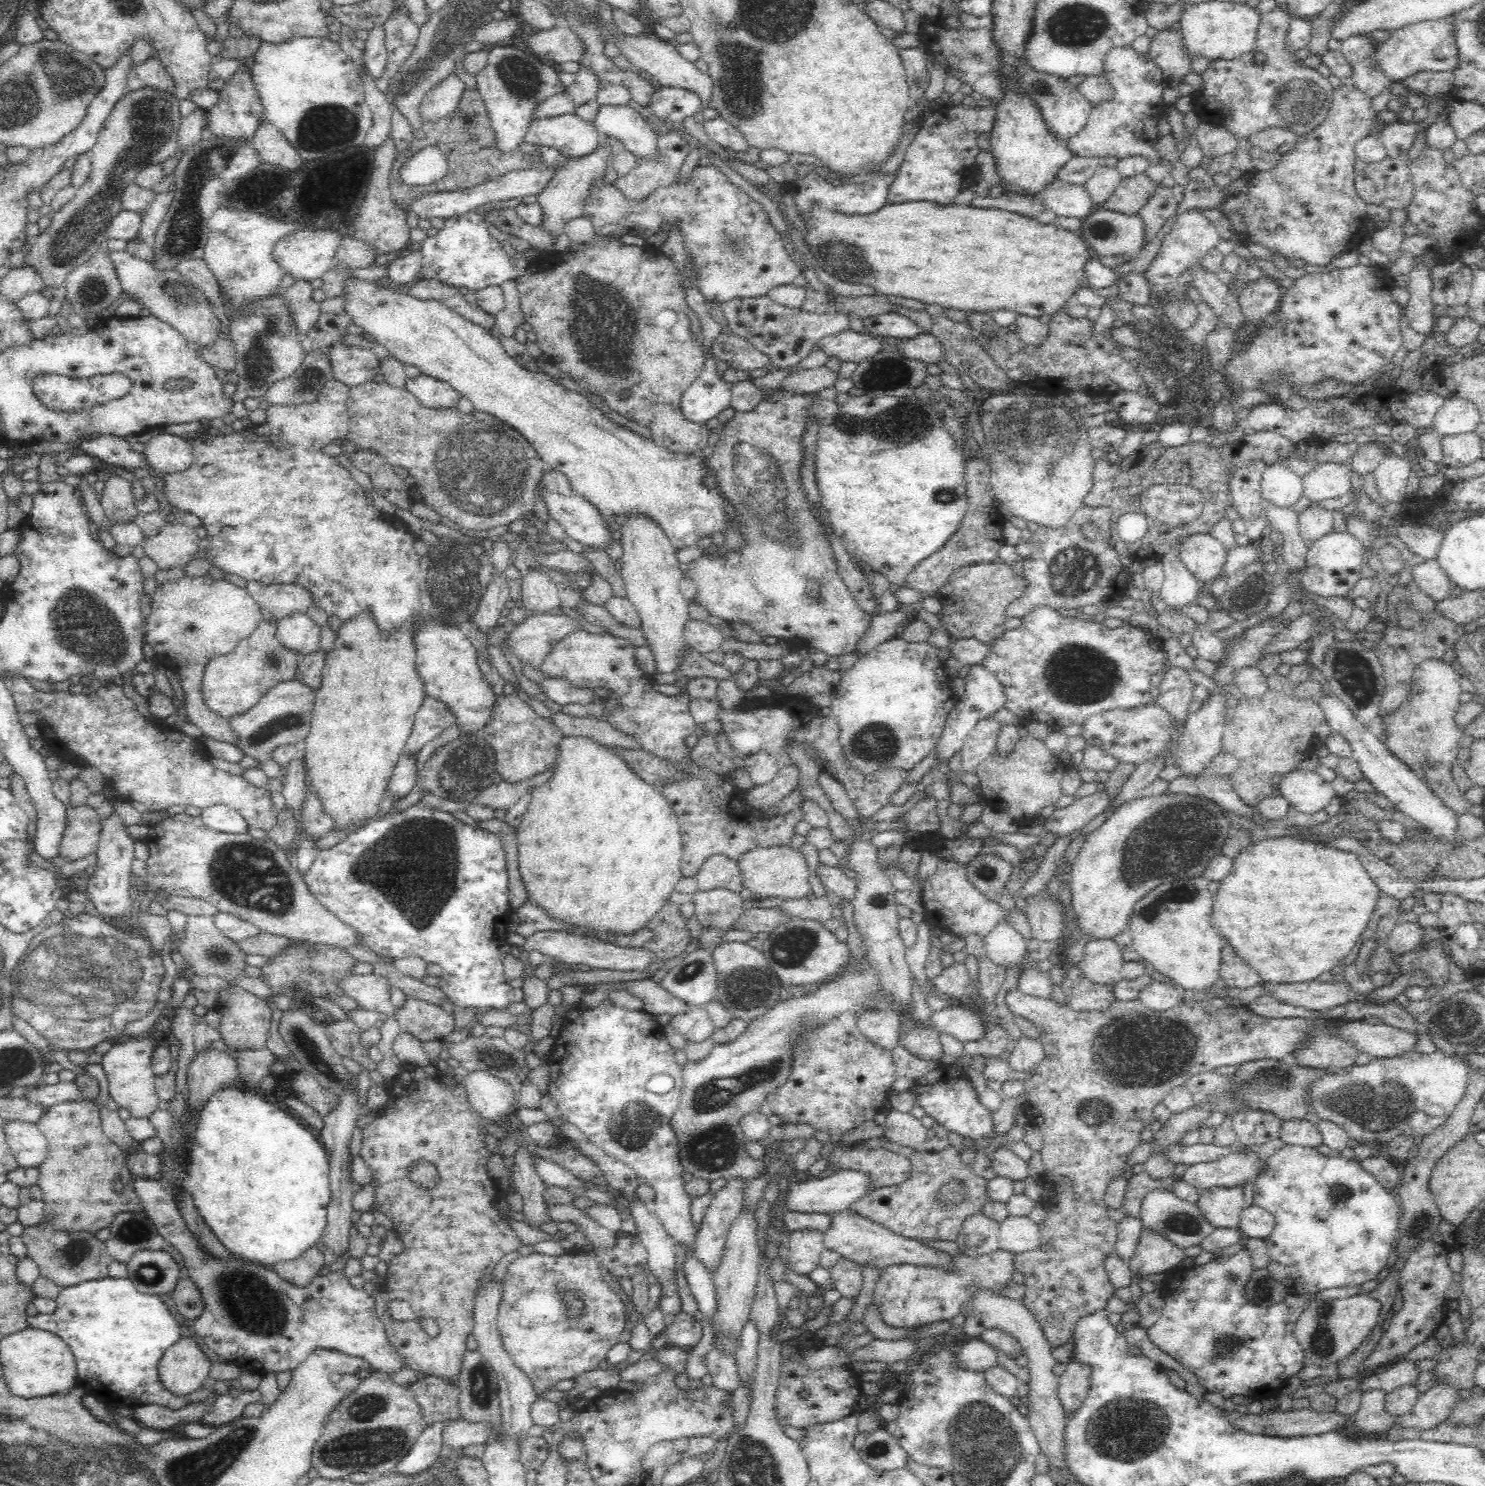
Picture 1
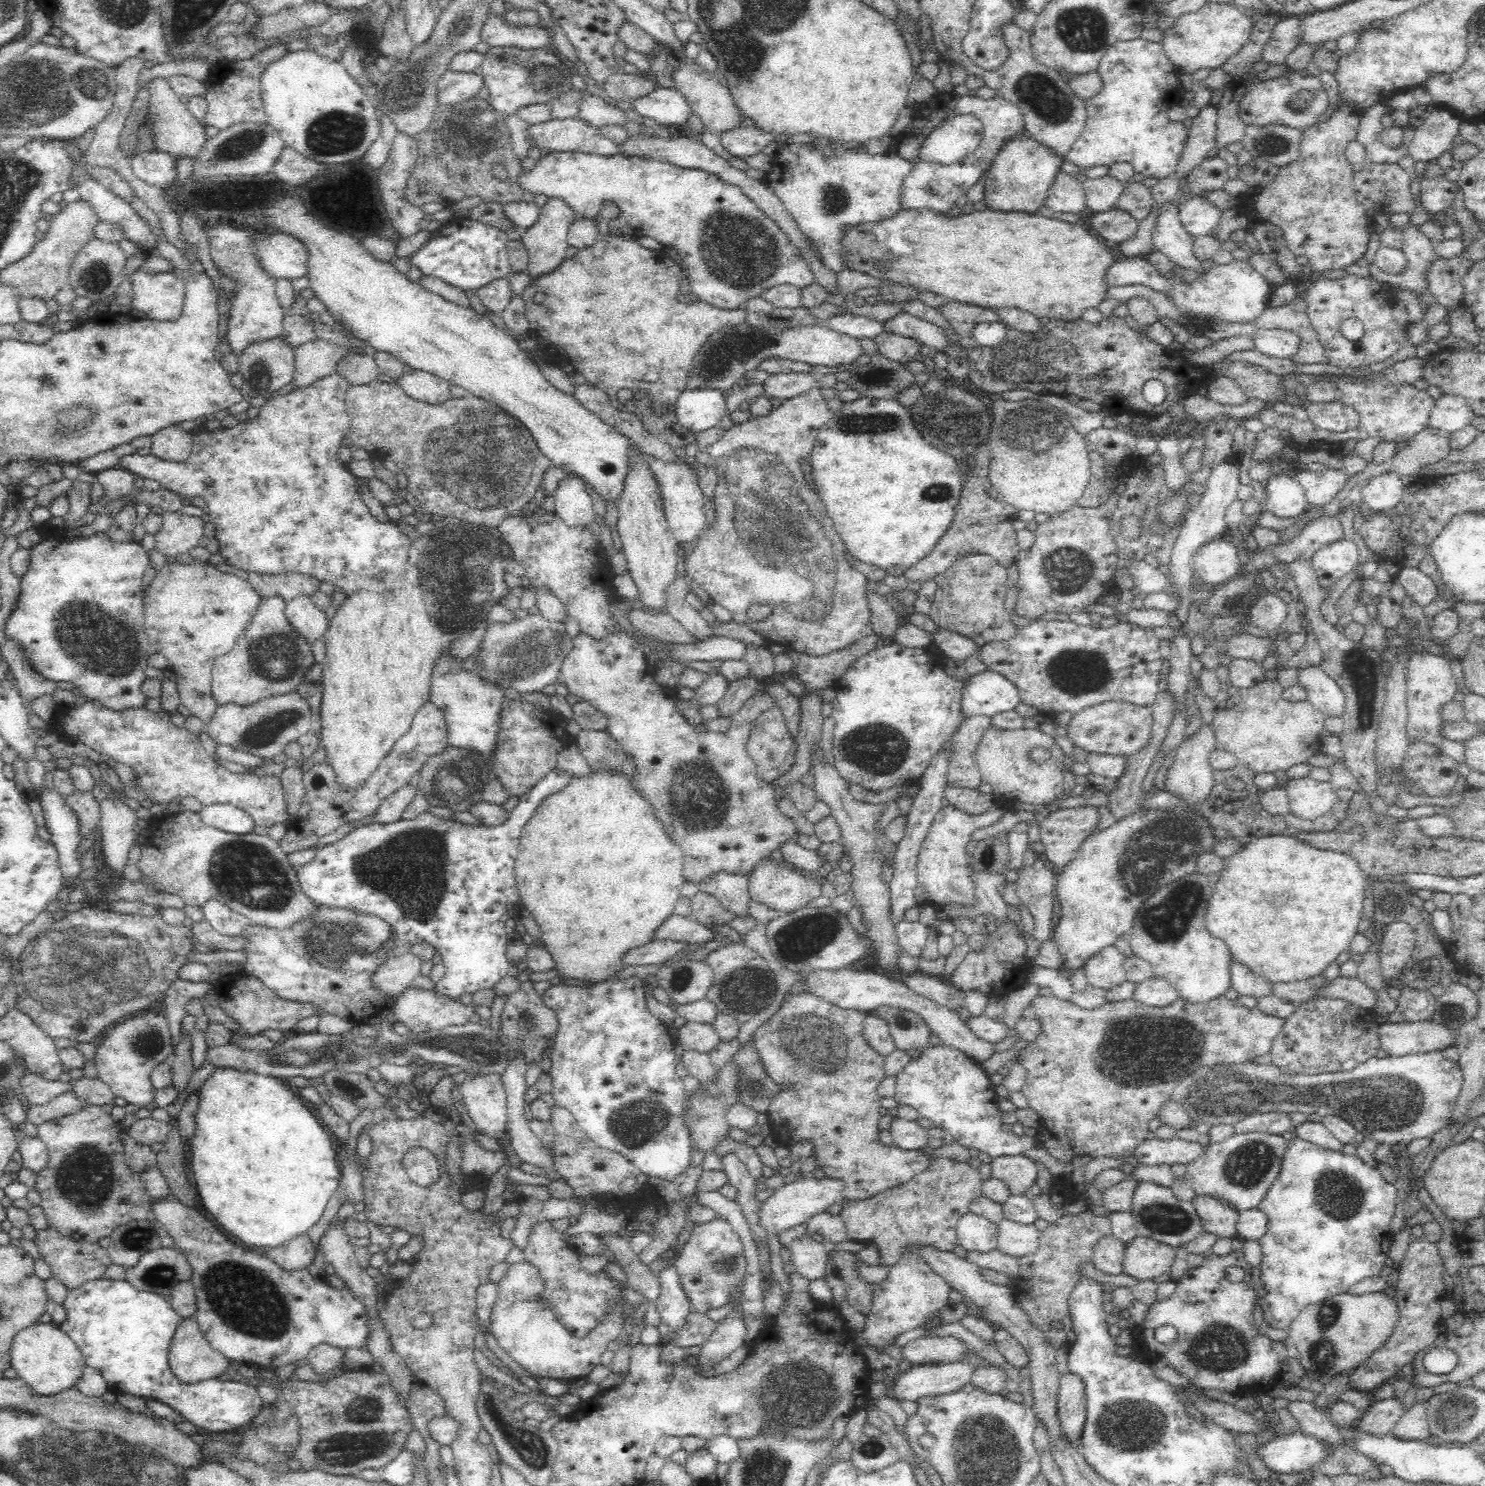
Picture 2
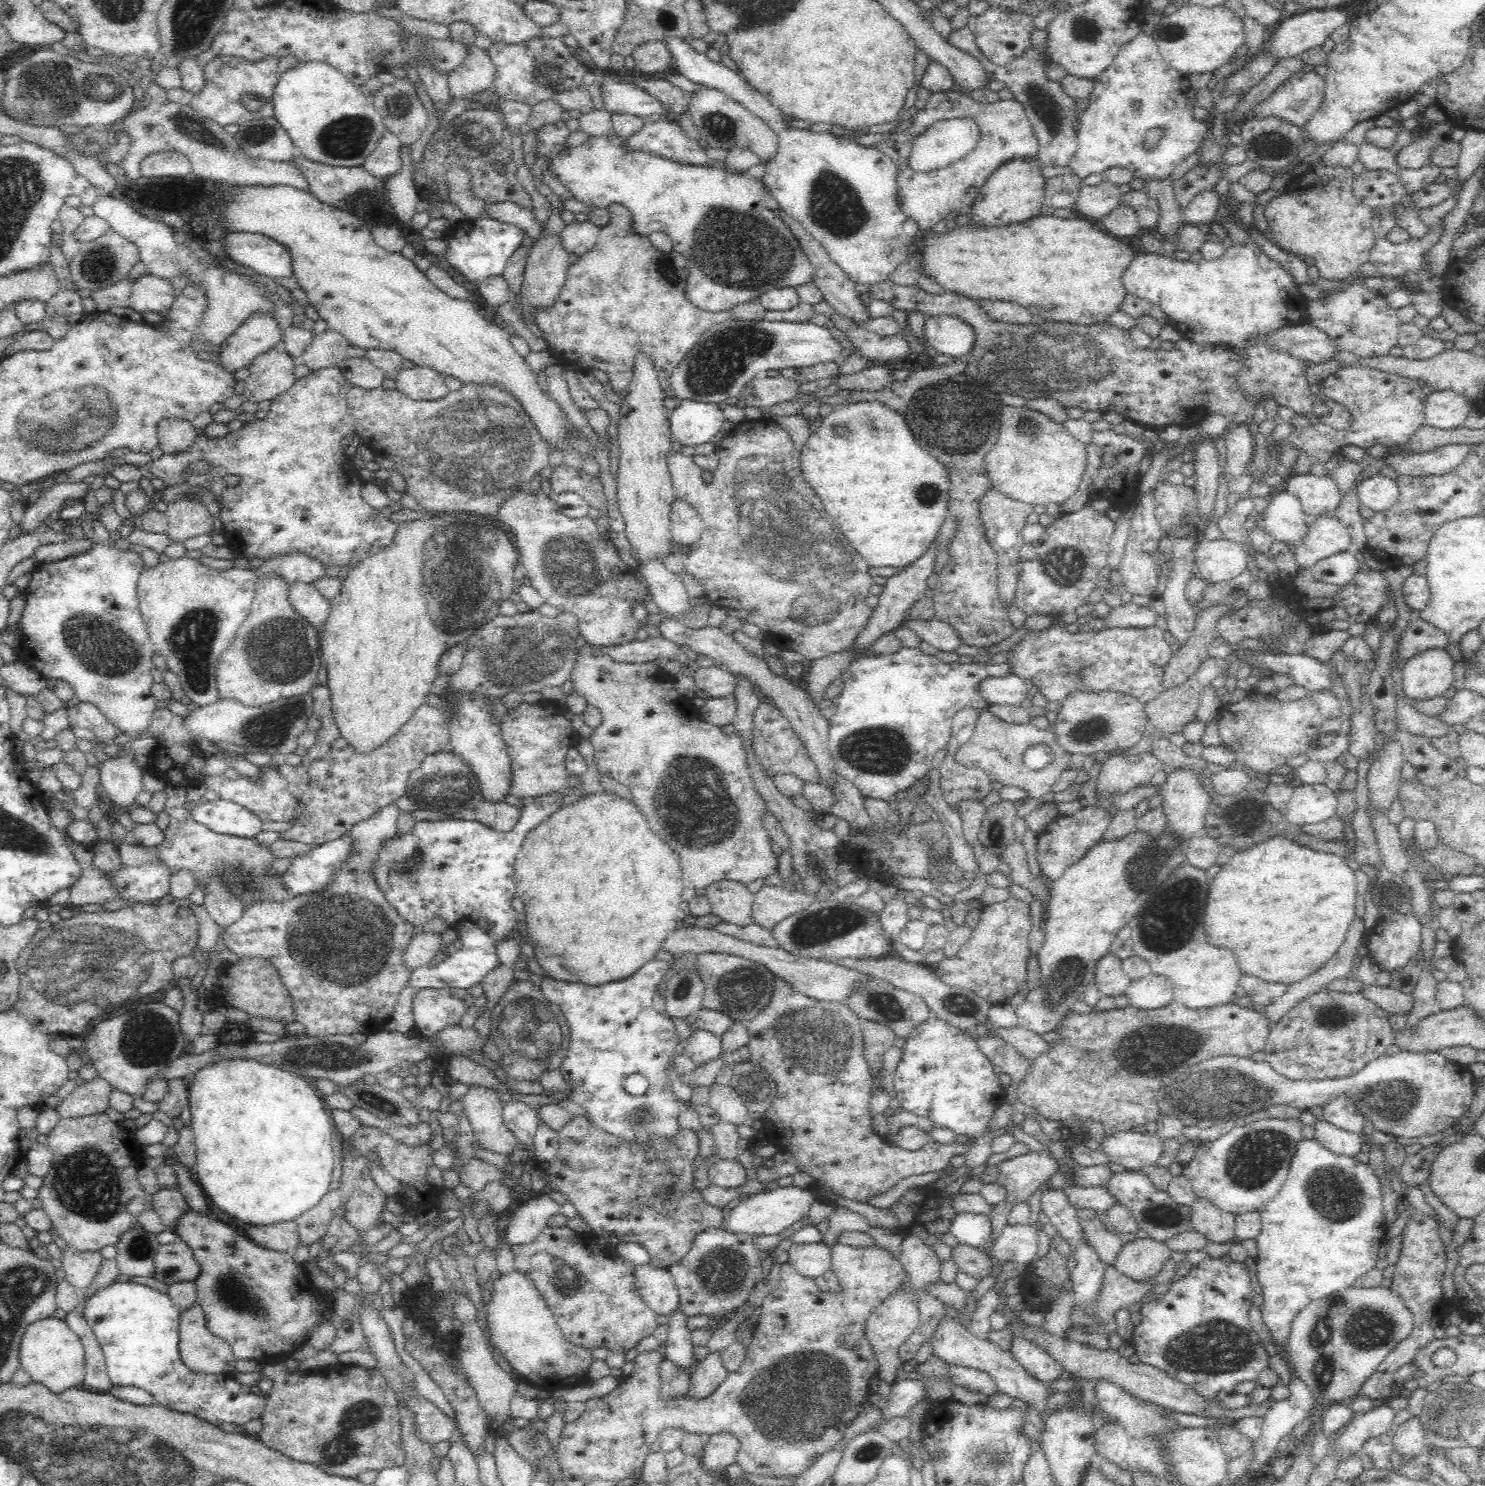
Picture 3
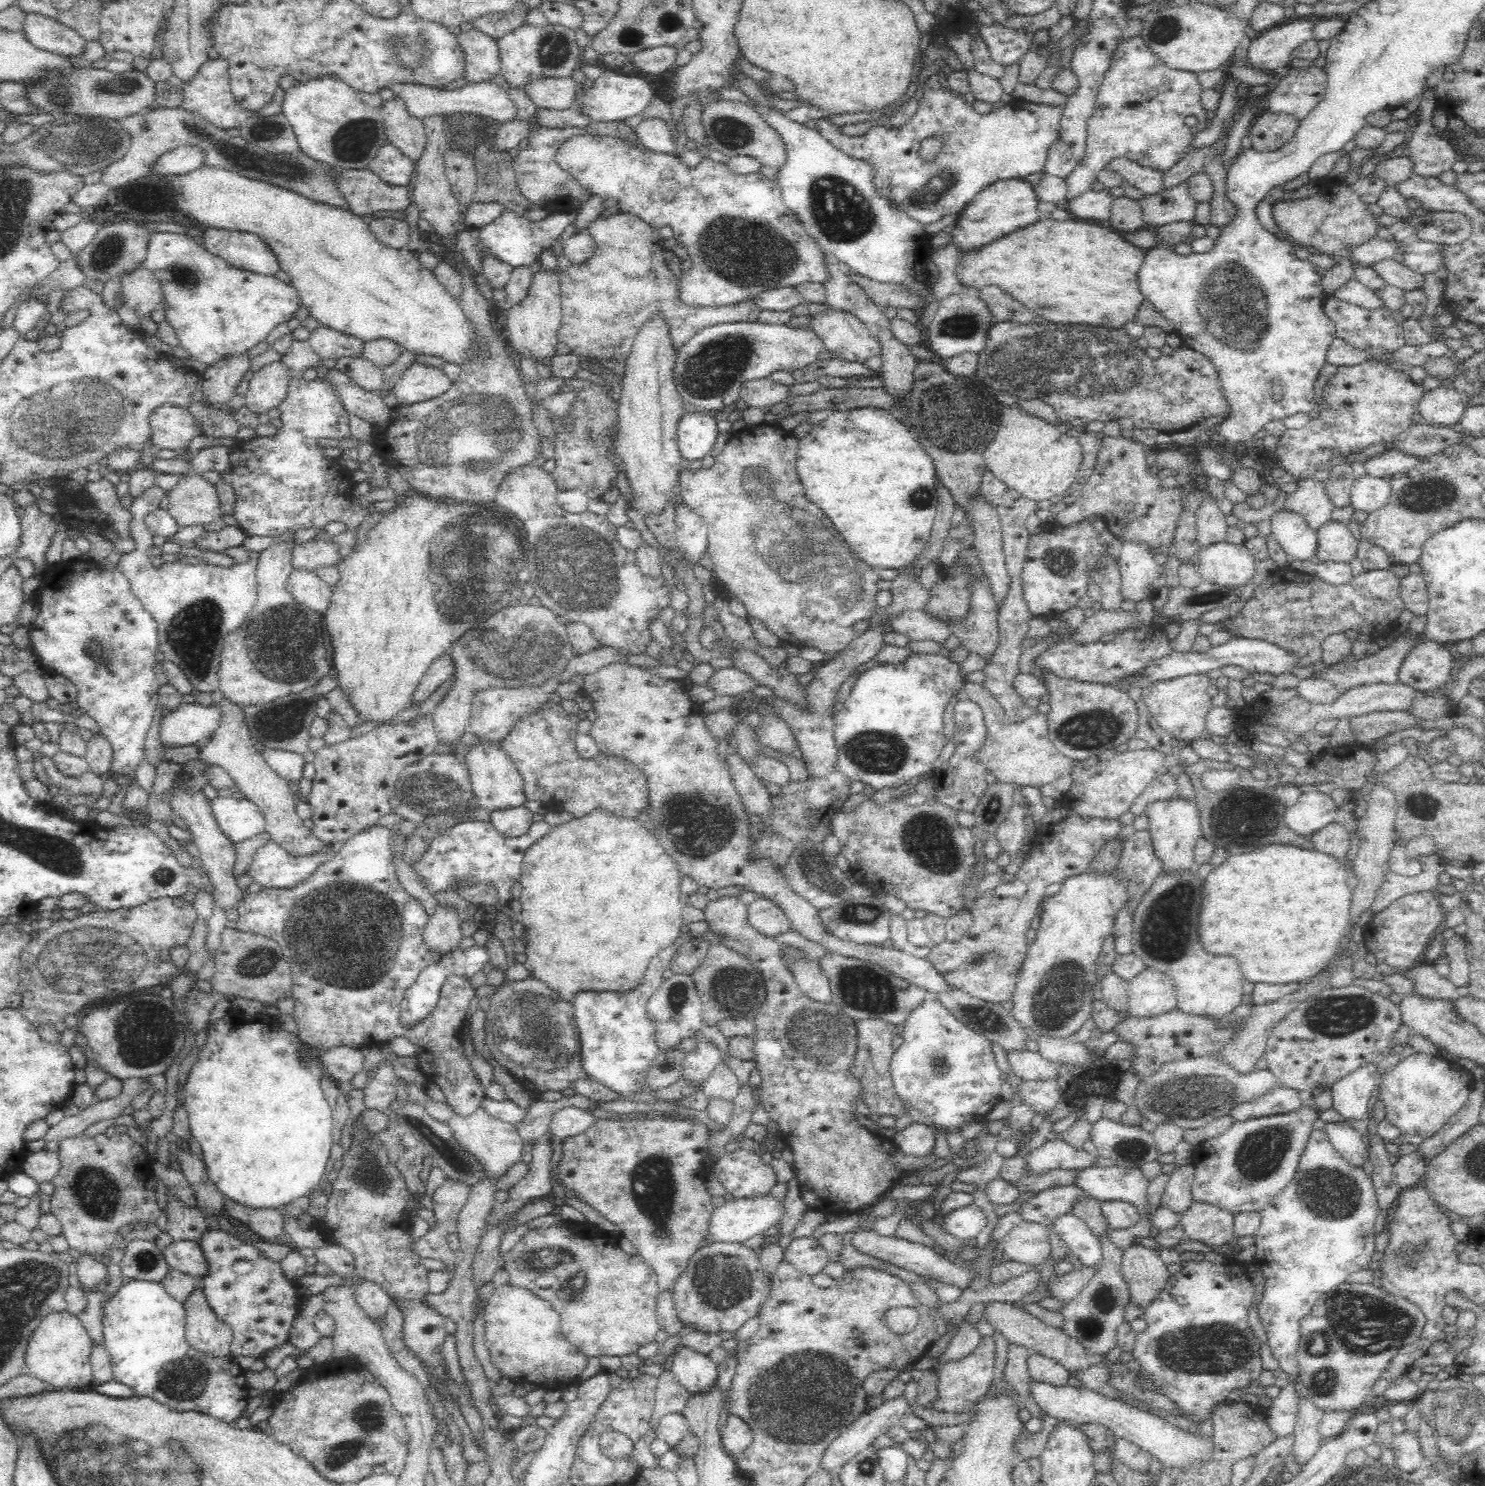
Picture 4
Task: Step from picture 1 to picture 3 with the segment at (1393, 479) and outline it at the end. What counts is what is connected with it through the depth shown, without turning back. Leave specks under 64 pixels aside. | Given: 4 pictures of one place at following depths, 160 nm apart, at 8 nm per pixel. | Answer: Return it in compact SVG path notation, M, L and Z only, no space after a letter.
M1383 473L1368 477L1356 486L1360 504L1374 512L1388 510L1399 498L1398 486Z

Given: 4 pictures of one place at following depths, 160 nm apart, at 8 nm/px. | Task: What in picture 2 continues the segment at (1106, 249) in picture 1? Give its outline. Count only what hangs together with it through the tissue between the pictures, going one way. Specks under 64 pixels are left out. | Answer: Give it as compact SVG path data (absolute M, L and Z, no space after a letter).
M1114 208L1100 214L1086 216L1092 229L1108 242L1124 242L1136 234L1139 222L1125 210Z

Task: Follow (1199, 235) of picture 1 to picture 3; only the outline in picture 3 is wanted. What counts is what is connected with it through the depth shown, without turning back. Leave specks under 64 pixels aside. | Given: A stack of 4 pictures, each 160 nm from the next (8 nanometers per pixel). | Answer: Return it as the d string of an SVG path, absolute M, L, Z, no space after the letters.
M1215 186L1197 192L1190 206L1183 211L1184 223L1206 228L1217 216L1219 200Z

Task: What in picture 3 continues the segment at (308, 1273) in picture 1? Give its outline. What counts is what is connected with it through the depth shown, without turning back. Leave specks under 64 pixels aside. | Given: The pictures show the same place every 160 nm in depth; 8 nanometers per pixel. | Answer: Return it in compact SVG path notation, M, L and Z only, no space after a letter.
M293 1220L266 1224L245 1222L242 1228L250 1239L268 1250L280 1250L292 1254L298 1248L298 1227Z

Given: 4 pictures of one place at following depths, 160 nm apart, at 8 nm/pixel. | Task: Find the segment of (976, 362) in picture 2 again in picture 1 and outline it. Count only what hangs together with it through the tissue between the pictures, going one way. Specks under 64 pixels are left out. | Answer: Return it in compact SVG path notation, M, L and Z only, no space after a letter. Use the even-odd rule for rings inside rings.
M990 311L966 312L966 322L970 332L984 347L992 362L1004 373L1005 384L1018 386L1019 391L1030 395L1056 396L1070 390L1087 392L1089 396L1112 397L1118 392L1133 392L1145 400L1156 400L1156 394L1144 382L1138 366L1124 358L1122 345L1112 336L1114 326L1100 331L1094 336L1094 321L1088 317L1074 318L1065 313L1051 317L1049 335L1038 345L1022 342L1018 335L1016 344L1007 344L1002 339L987 340L983 330L999 326ZM1028 388L1028 390L1026 390Z

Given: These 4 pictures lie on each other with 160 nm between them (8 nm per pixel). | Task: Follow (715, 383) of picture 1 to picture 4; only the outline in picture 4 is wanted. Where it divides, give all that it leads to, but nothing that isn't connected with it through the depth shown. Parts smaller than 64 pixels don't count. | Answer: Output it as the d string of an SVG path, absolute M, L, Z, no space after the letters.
M684 413L677 428L677 445L682 460L694 462L708 456L719 434L713 413Z

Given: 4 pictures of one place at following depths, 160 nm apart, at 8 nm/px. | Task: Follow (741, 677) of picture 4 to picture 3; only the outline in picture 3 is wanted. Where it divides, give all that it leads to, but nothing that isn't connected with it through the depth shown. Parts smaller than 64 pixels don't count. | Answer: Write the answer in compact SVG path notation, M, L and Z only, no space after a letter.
M716 665L701 667L693 677L695 687L706 691L713 698L730 696L738 684L738 677L735 674L722 670Z

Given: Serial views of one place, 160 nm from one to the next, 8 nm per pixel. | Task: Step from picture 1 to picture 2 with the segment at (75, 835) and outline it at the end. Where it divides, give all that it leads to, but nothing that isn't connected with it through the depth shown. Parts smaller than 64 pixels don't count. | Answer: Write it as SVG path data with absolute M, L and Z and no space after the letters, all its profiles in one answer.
M75 790L66 798L67 805L80 819L80 833L82 836L94 835L98 822L101 819L101 810L98 800L91 790Z

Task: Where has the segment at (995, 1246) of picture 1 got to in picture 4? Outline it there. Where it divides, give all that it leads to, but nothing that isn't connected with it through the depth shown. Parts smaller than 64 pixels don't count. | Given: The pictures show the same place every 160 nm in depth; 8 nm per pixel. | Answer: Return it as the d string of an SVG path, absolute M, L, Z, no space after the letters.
M974 1202L955 1208L943 1217L946 1231L964 1243L973 1243L987 1220L986 1211Z

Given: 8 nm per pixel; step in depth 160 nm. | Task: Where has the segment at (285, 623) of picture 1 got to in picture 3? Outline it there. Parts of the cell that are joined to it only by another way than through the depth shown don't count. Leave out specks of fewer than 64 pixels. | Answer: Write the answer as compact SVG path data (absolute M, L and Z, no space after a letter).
M300 581L289 584L288 600L314 627L319 630L322 628L329 615L331 604L313 582Z

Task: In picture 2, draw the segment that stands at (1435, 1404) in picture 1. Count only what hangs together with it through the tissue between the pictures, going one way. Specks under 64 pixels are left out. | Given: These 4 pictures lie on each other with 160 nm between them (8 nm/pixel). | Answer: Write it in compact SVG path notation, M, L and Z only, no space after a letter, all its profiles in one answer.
M1416 1402L1406 1409L1400 1420L1396 1422L1391 1435L1400 1440L1419 1440L1420 1442L1431 1436L1425 1402L1422 1404Z

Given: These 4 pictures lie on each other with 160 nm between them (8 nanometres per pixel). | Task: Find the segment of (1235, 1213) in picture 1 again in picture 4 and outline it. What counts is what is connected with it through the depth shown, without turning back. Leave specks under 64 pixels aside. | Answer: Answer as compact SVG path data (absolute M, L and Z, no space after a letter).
M1206 1202L1192 1203L1190 1208L1180 1215L1178 1224L1183 1228L1186 1238L1206 1243L1211 1247L1224 1248L1236 1239L1233 1233L1233 1214Z

